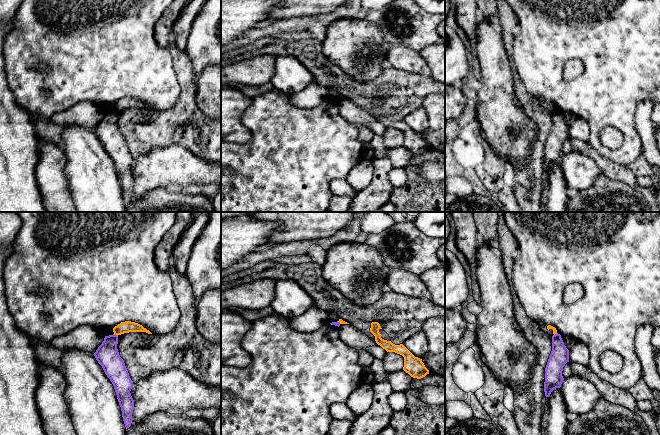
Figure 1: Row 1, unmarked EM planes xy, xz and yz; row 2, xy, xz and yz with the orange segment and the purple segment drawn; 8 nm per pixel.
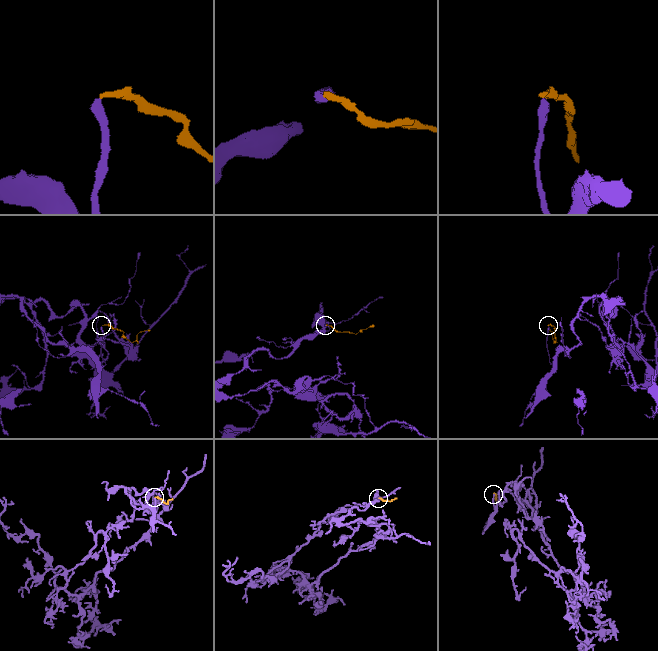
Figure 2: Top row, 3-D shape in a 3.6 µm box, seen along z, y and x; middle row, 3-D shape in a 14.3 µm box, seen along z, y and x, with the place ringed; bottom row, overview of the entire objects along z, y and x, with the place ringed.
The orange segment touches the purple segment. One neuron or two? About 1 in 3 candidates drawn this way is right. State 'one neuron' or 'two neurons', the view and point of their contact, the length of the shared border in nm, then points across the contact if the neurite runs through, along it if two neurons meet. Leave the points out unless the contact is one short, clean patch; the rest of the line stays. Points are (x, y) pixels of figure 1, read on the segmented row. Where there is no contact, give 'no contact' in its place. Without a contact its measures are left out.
two neurons; meets orange in xy at (115, 334); contact 40 nm long; border along xy (113, 334), (117, 336)

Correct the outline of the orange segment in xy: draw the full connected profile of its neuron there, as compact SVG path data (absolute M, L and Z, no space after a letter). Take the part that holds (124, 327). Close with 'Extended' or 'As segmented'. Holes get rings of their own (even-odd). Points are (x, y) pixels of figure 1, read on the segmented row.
M131 321L121 322L120 324L115 326L112 330L104 331L104 334L105 336L109 336L113 334L118 336L129 332L146 332L148 334L152 334L149 330L144 328L142 325Z. Extended

